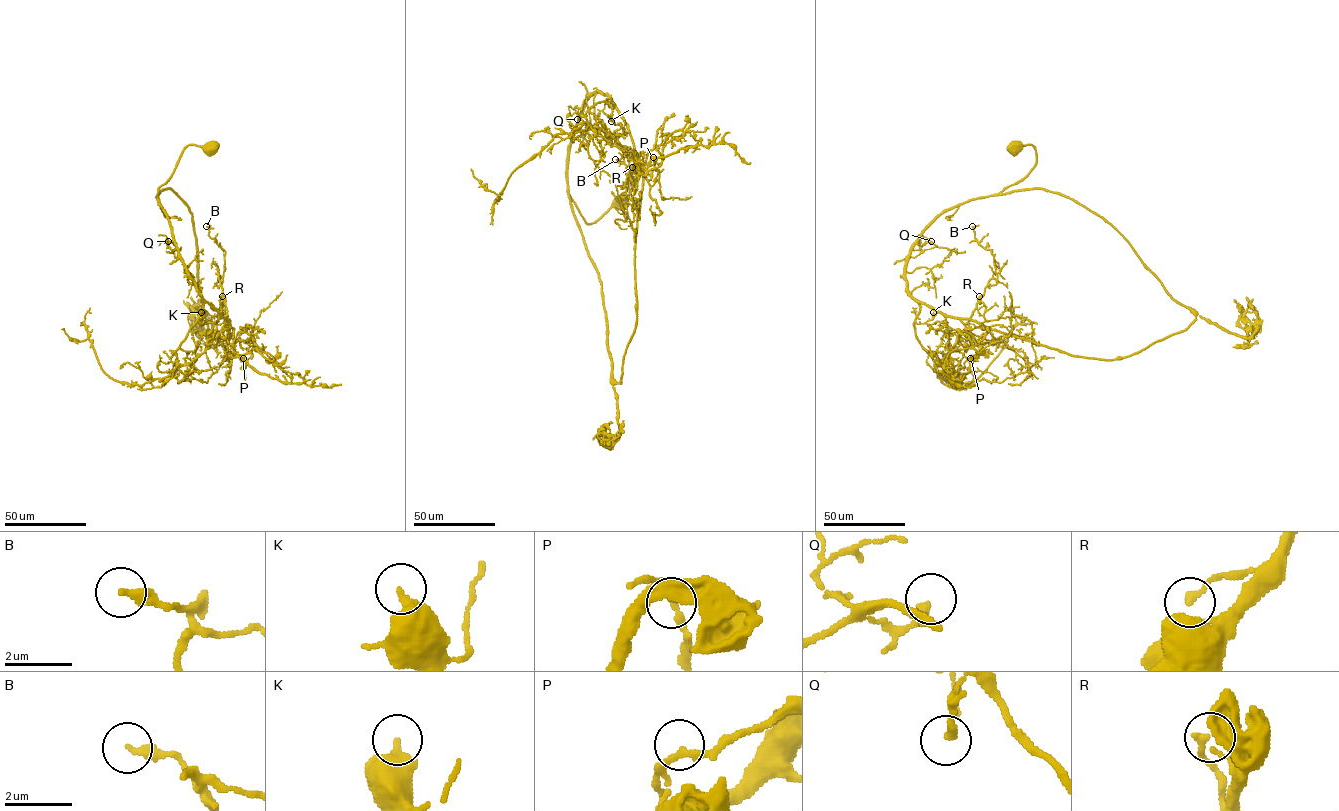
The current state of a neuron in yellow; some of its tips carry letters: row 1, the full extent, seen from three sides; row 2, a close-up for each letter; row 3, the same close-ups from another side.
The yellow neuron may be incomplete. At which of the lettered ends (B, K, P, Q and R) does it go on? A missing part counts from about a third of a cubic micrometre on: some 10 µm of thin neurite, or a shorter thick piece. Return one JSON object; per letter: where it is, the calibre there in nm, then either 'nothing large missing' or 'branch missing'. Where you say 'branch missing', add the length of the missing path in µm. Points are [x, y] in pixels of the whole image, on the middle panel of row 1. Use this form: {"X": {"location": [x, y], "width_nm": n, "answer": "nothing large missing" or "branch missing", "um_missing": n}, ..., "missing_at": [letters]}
{"B": {"location": [615, 159], "width_nm": 240, "answer": "nothing large missing"}, "K": {"location": [611, 121], "width_nm": 440, "answer": "nothing large missing"}, "P": {"location": [653, 157], "width_nm": 190, "answer": "nothing large missing"}, "Q": {"location": [577, 119], "width_nm": 240, "answer": "nothing large missing"}, "R": {"location": [632, 167], "width_nm": 200, "answer": "nothing large missing"}, "missing_at": []}

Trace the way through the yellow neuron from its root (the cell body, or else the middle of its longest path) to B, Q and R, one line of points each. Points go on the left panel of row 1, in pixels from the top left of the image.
B: (209, 148), (184, 150), (158, 190), (158, 203), (186, 273), (224, 323), (225, 252), (206, 226)
Q: (209, 148), (189, 145), (158, 190), (158, 203), (168, 219), (174, 250), (168, 247), (168, 241)
R: (209, 148), (189, 145), (184, 150), (158, 190), (158, 203), (186, 273), (224, 323), (222, 296)

